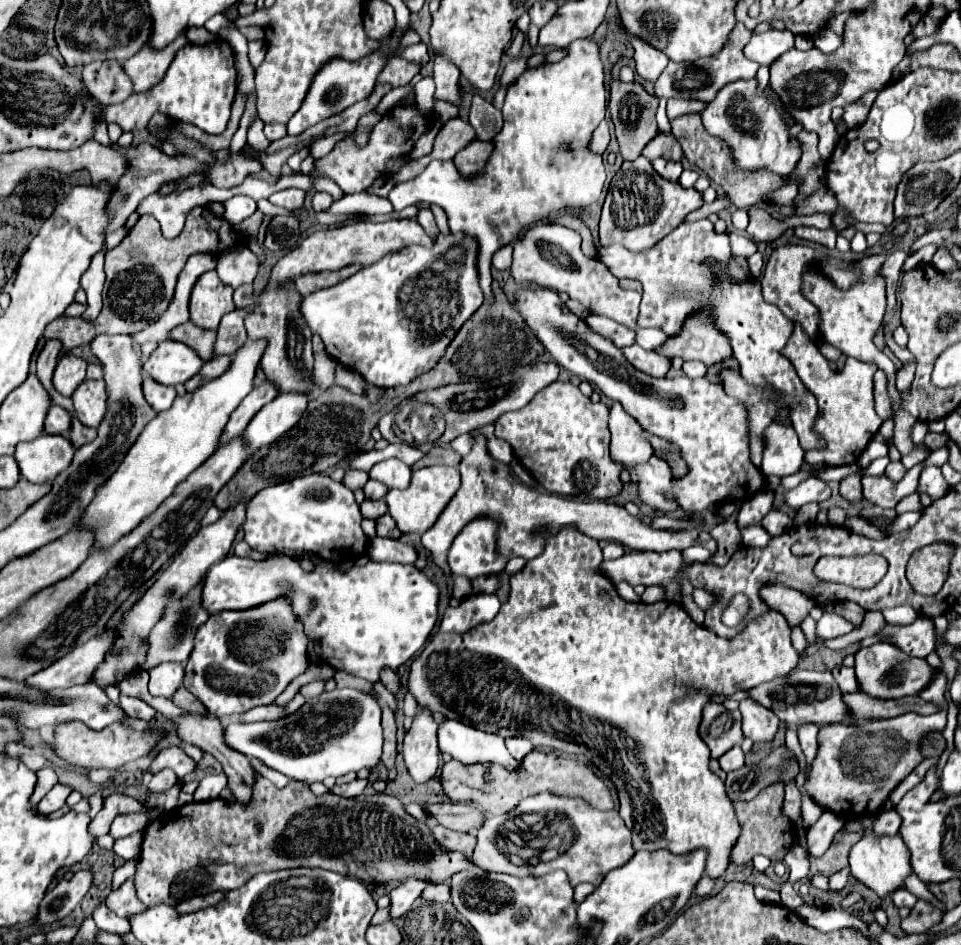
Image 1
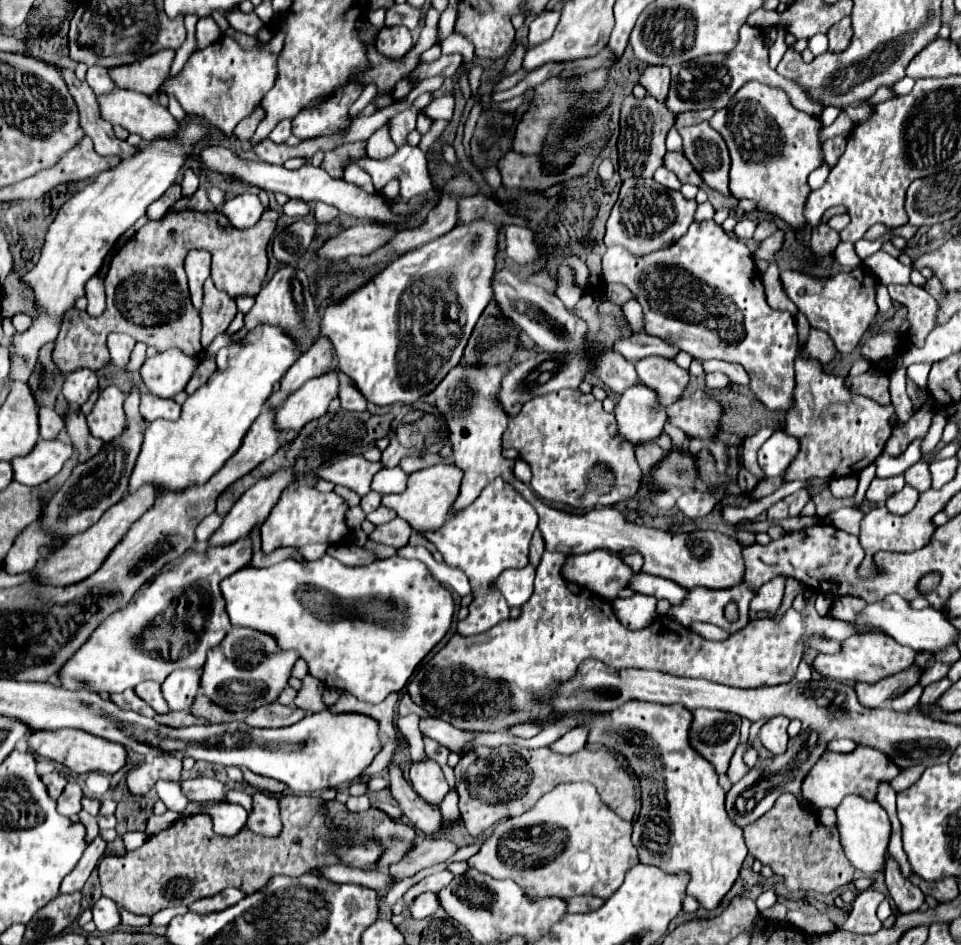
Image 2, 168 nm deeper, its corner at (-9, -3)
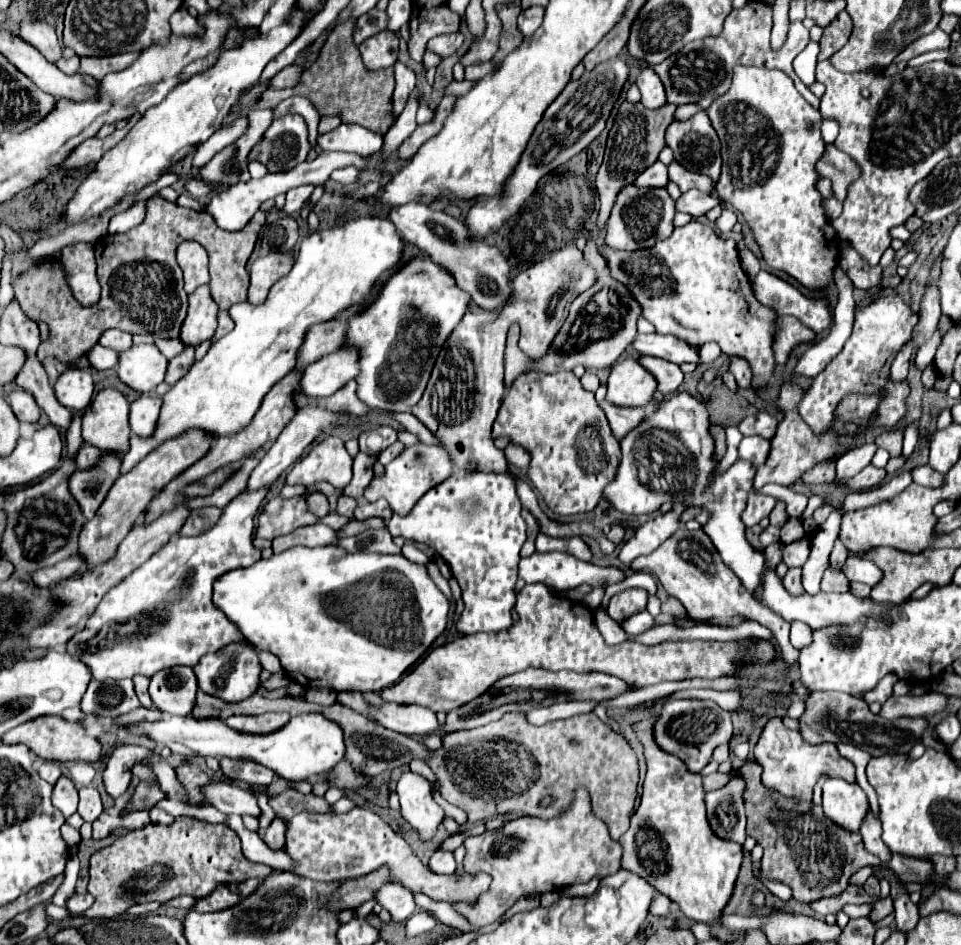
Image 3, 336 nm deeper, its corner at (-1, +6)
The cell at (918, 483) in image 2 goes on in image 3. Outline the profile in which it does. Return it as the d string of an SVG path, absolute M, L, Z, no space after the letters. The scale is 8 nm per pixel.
M919 466L911 474L913 474L913 482L915 484L927 486L927 488L937 488L945 480L945 474L937 474L937 470L933 470L931 466Z

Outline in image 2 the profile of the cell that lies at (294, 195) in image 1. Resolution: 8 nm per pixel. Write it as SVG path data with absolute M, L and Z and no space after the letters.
M289 199L283 205L283 213L291 215L291 217L303 217L309 213L309 205L305 201L299 201L299 199Z

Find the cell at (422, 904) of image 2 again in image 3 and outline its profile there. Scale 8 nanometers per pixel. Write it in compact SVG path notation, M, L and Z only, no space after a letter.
M383 884L375 894L373 900L377 904L381 904L383 910L387 910L391 914L393 922L403 922L407 918L411 918L415 914L415 900L413 900L413 892L399 886L399 884Z

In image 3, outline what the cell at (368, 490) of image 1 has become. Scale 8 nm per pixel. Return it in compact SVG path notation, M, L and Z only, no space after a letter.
M339 496L339 502L337 502L337 514L341 516L347 516L347 518L353 518L353 510L355 510L357 502L349 496Z

